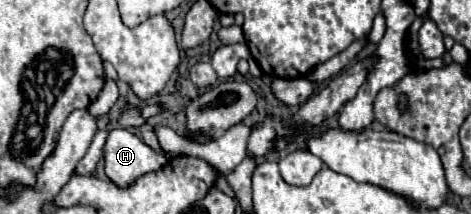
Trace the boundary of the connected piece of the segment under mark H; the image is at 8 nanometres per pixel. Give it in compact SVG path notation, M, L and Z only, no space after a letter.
M117 128L111 130L105 142L105 174L119 188L129 188L137 178L157 172L167 164L167 158L151 150L135 134Z

